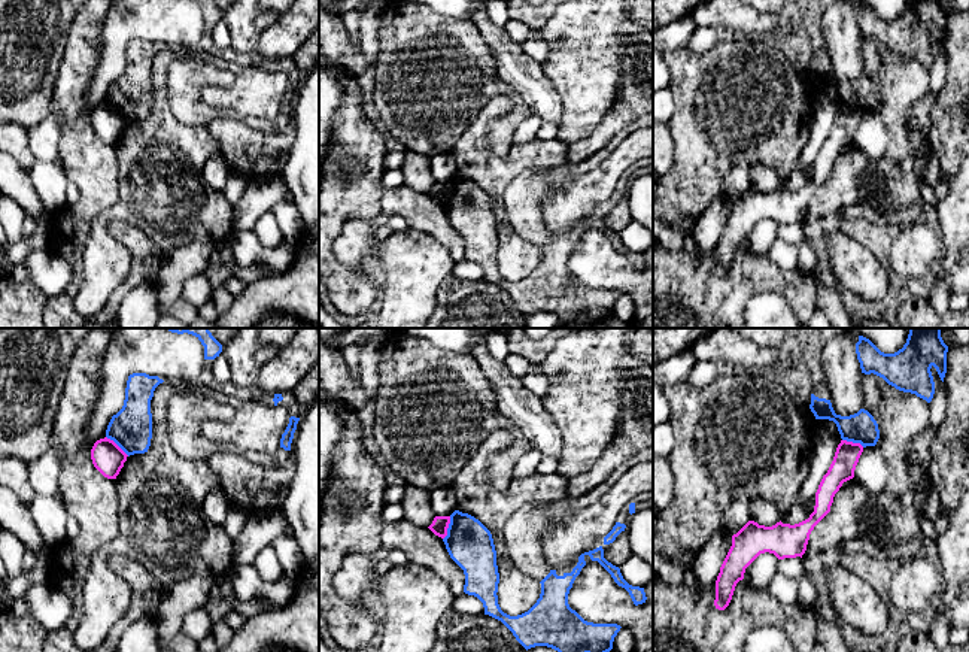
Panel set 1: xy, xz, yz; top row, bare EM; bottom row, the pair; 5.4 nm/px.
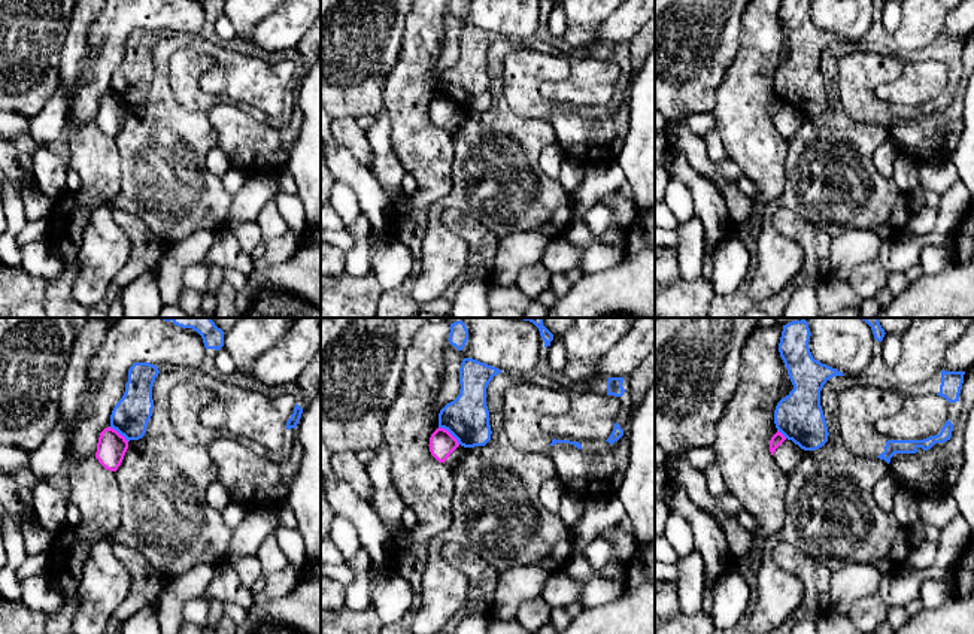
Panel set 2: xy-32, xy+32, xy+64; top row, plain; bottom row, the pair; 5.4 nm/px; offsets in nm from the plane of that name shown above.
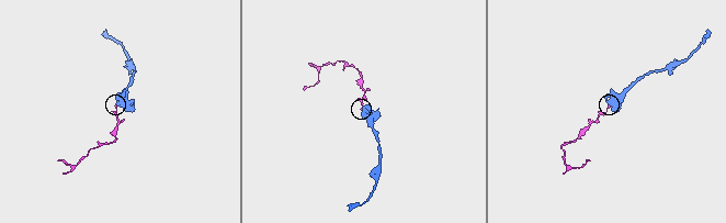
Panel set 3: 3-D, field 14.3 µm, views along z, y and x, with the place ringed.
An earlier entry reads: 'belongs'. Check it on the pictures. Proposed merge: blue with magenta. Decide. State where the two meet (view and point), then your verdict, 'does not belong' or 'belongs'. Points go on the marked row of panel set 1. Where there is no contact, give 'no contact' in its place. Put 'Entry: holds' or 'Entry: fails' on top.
Entry: fails
xy (118, 445) | does not belong

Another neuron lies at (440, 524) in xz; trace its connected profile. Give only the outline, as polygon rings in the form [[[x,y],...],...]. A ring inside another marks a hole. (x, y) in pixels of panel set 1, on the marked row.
[[[435,516],[432,524],[428,527],[435,536],[444,539],[447,536],[447,528],[450,524],[450,516]]]

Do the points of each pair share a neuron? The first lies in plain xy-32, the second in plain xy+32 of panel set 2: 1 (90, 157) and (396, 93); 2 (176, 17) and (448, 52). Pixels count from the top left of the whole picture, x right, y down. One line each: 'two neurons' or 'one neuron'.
1: one neuron
2: one neuron

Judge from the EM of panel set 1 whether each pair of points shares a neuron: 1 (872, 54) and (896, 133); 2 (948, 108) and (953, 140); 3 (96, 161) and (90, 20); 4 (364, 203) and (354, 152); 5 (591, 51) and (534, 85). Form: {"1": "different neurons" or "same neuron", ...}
{"1": "same neuron", "2": "same neuron", "3": "same neuron", "4": "same neuron", "5": "different neurons"}

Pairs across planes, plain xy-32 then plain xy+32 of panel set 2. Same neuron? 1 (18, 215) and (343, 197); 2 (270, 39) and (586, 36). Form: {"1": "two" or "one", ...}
{"1": "one", "2": "two"}

